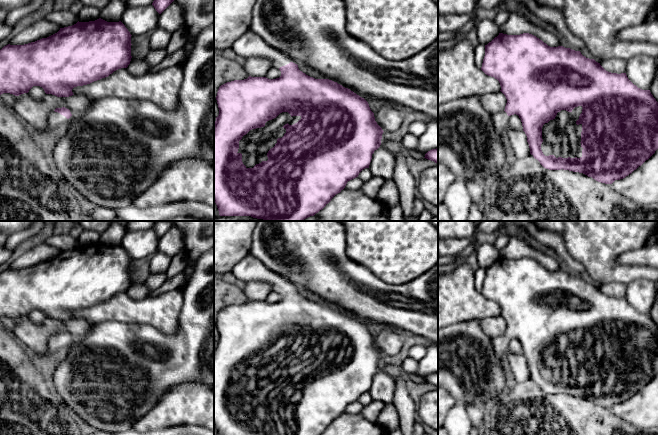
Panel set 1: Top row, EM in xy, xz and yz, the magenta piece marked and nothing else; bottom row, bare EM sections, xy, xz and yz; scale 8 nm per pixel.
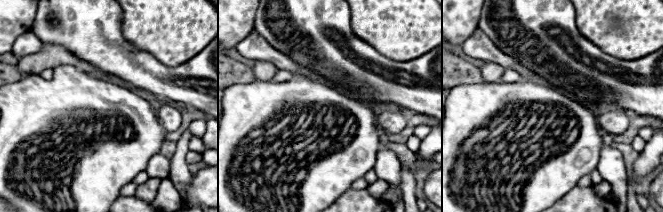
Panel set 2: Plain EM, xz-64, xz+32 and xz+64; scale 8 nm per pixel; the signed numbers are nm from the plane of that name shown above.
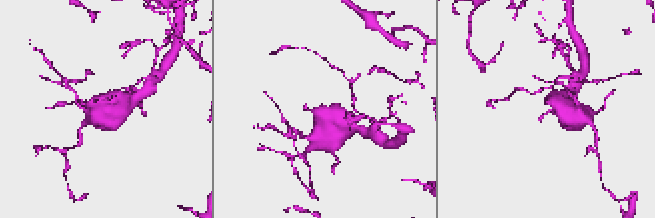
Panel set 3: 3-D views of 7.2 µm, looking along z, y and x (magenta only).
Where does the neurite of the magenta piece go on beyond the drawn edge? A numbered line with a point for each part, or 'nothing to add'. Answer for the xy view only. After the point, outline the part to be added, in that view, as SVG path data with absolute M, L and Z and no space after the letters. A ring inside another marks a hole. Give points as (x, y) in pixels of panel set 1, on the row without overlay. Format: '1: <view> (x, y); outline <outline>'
1: xy (55, 343); outline M51 336L50 339L48 340L48 349L49 349L49 353L50 355L58 352L59 350L65 348L68 345L68 343L61 339L58 336Z

